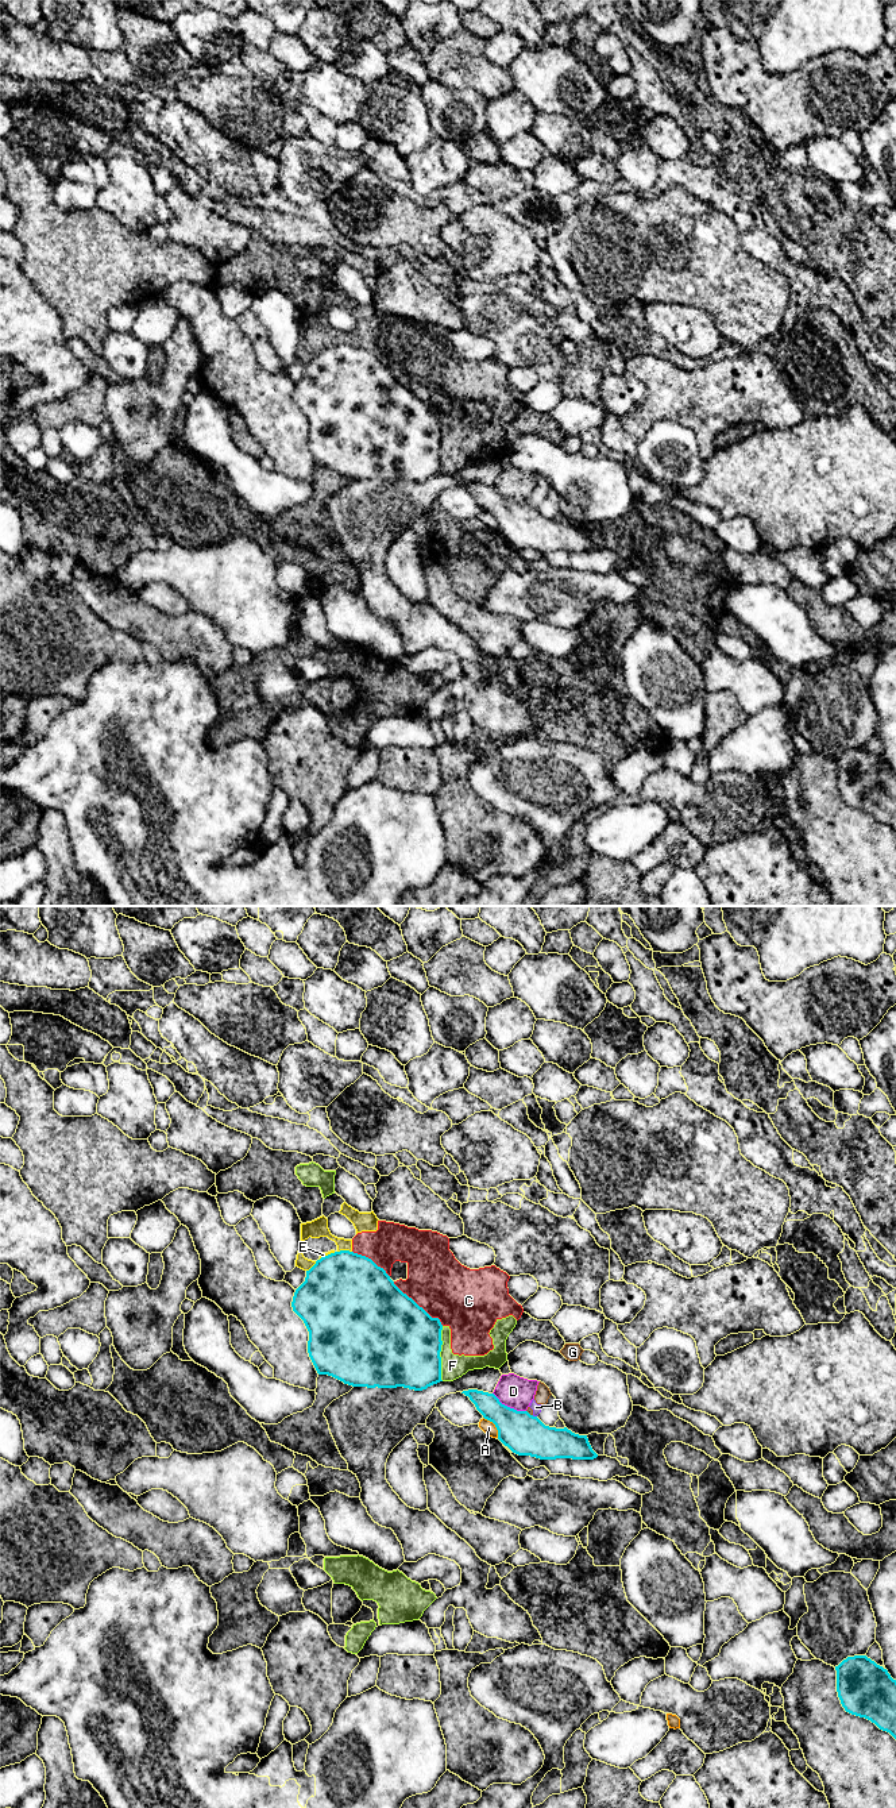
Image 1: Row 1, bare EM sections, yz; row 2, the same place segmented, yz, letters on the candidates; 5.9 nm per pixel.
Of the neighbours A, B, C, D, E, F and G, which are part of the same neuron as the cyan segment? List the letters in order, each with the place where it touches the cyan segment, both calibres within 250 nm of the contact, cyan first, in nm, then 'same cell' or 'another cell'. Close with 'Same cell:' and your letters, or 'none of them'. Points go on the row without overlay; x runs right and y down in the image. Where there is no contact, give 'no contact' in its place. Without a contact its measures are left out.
A: meets cyan in yz at (495, 519); 240 nm thick on the cyan side, 80 nm on the other; another cell
B: meets cyan in yz at (535, 509); 240 nm thick on the cyan side, 50 nm on the other; another cell
C: meets cyan in yz at (417, 397); 500 nm thick on the cyan side, 360 nm on the other; another cell
D: meets cyan in yz at (509, 500); 240 nm thick on the cyan side, 190 nm on the other; another cell
E: meets cyan in yz at (344, 343); 500 nm thick on the cyan side, 110 nm on the other; another cell
F: meets cyan in yz at (439, 446); 500 nm thick on the cyan side, 140 nm on the other; another cell
G: meets cyan in yz at (528, 505); 240 nm thick on the cyan side, 40 nm on the other; another cell
Same cell: none of them

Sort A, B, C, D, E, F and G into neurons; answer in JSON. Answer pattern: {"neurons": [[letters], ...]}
{"neurons": [["A"], ["B", "G"], ["C", "E", "F"], ["D"]]}

